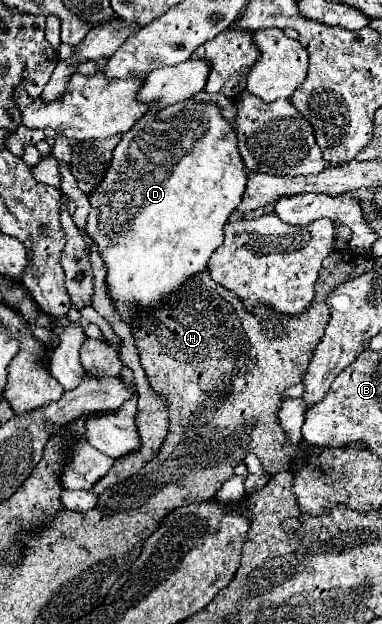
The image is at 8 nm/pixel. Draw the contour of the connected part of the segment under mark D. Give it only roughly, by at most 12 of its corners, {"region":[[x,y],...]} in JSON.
{"region":[[217,105],[143,115],[85,231],[131,329],[207,269],[247,169]]}

